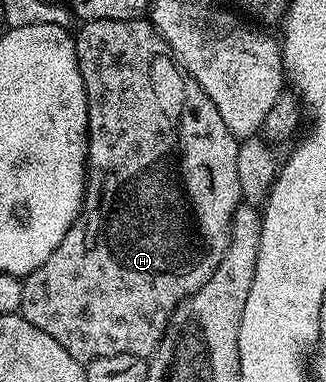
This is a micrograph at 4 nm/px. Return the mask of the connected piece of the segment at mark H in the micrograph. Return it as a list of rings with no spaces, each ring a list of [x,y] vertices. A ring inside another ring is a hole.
[[[145,17],[129,18],[128,20],[112,20],[111,18],[91,18],[83,21],[79,30],[74,34],[74,47],[76,48],[76,56],[80,64],[80,76],[84,80],[84,92],[86,93],[86,111],[88,112],[88,128],[86,133],[88,141],[86,144],[86,193],[82,195],[82,208],[78,211],[76,220],[68,228],[68,232],[64,236],[64,240],[60,240],[60,248],[56,248],[56,252],[52,252],[52,256],[48,256],[48,260],[44,260],[44,264],[40,264],[40,268],[36,268],[30,274],[25,275],[22,287],[24,288],[24,300],[22,301],[21,315],[28,320],[28,324],[36,324],[36,328],[40,328],[40,332],[48,332],[48,336],[52,336],[52,340],[56,340],[56,344],[60,344],[60,348],[64,348],[64,352],[68,352],[68,356],[72,356],[80,363],[91,362],[100,356],[120,356],[121,354],[131,354],[132,356],[140,356],[144,359],[149,359],[153,354],[154,349],[160,344],[160,340],[166,331],[168,320],[172,316],[172,312],[180,305],[185,298],[192,292],[196,292],[208,280],[208,276],[212,276],[212,272],[216,272],[216,268],[220,264],[220,260],[224,260],[224,252],[228,252],[228,244],[230,243],[230,233],[232,232],[232,220],[236,208],[243,205],[242,193],[240,192],[240,172],[236,172],[236,156],[238,155],[239,139],[234,137],[232,132],[228,132],[228,124],[224,124],[224,119],[220,116],[220,112],[216,112],[216,104],[212,104],[212,100],[200,88],[200,84],[196,84],[196,80],[185,73],[181,66],[174,61],[170,52],[164,52],[162,46],[165,40],[160,36],[160,32],[155,26]]]

